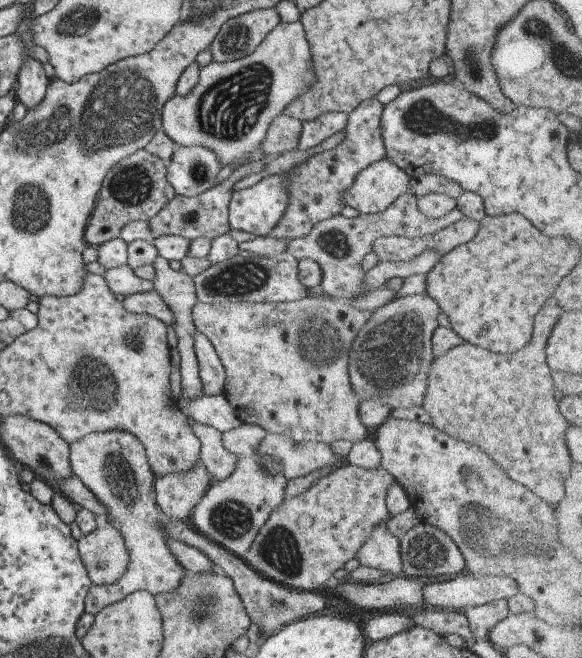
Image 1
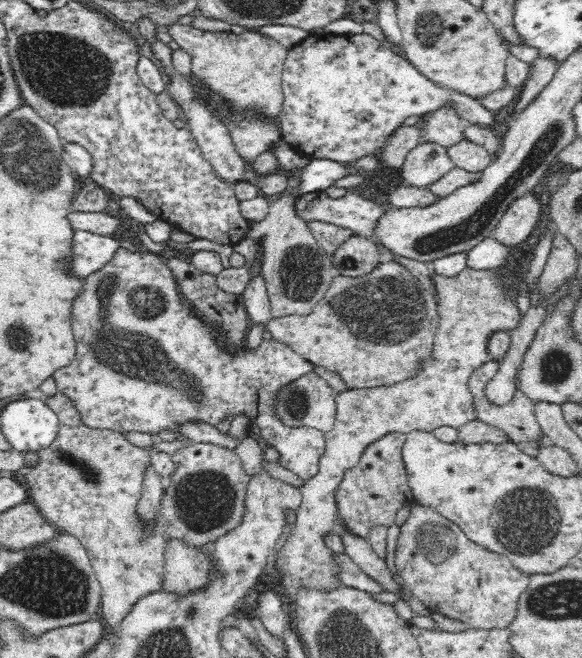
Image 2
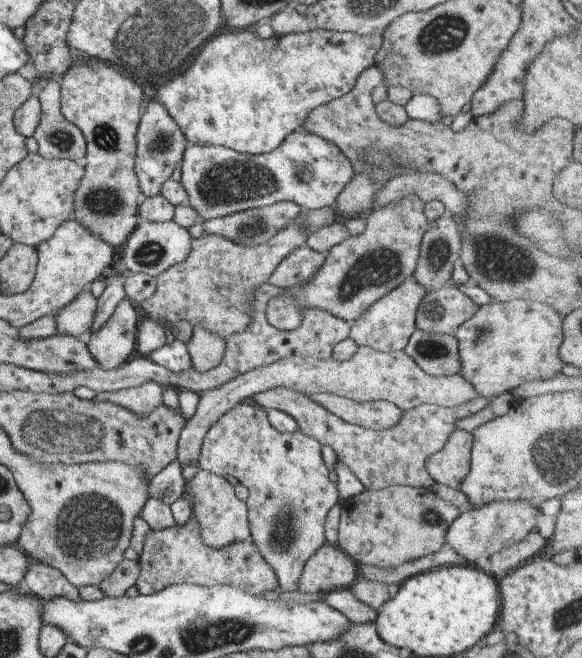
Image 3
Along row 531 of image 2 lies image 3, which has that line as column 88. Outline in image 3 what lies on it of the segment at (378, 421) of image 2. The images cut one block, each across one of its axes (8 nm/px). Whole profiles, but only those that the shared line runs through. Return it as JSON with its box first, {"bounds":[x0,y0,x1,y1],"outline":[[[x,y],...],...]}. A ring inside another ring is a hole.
{"bounds":[54,287,96,339],"outline":[[[86,287],[69,304],[65,304],[54,314],[55,336],[74,336],[84,339],[91,330],[95,312],[96,298]]]}

